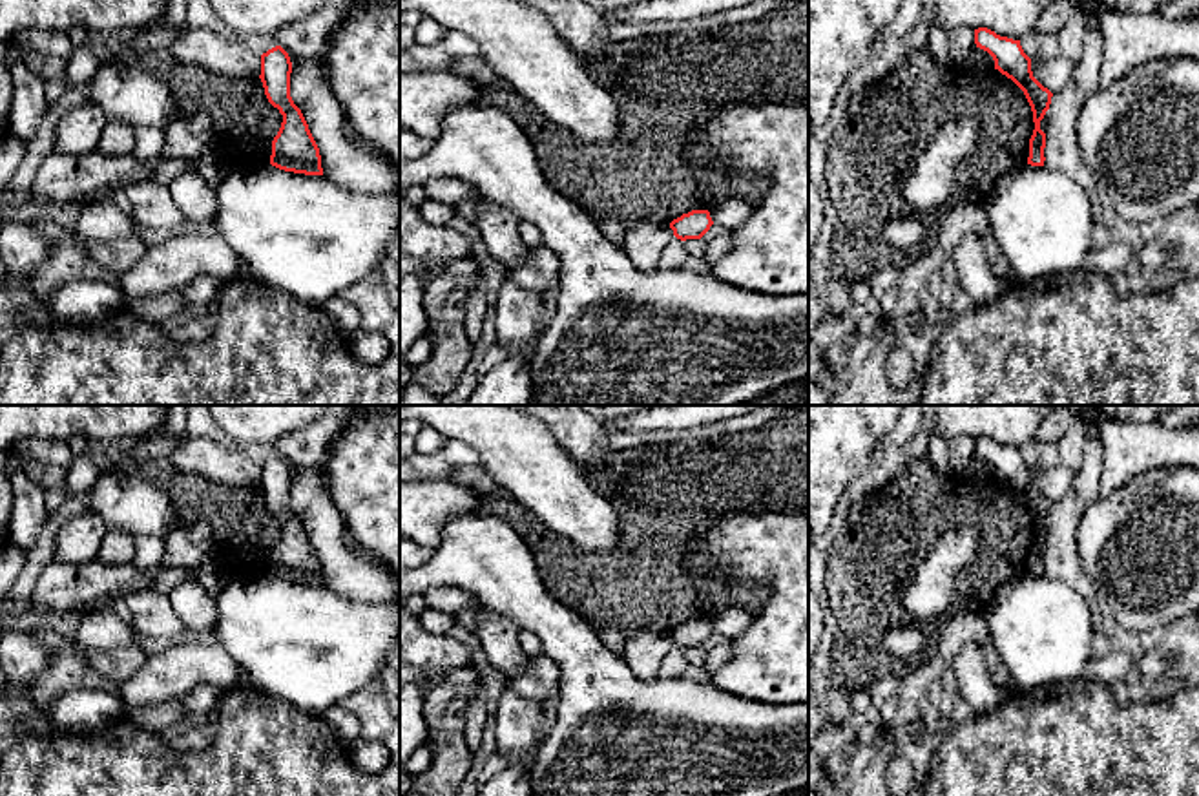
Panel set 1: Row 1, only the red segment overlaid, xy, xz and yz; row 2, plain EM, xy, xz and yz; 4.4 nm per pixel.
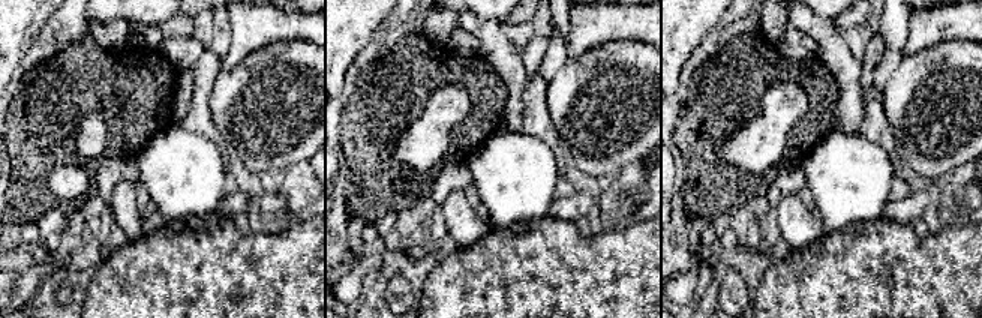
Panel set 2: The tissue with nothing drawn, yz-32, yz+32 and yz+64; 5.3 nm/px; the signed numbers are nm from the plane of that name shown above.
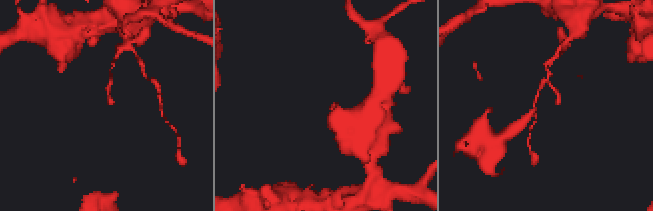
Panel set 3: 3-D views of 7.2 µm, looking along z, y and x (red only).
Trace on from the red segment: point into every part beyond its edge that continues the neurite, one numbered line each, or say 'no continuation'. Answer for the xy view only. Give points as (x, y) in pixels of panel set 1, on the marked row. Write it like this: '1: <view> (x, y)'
no continuation

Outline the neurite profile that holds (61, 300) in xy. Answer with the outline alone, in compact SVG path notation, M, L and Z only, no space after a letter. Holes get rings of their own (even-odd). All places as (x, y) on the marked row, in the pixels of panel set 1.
M71 281L46 298L53 321L97 325L124 303L122 290L102 281Z

